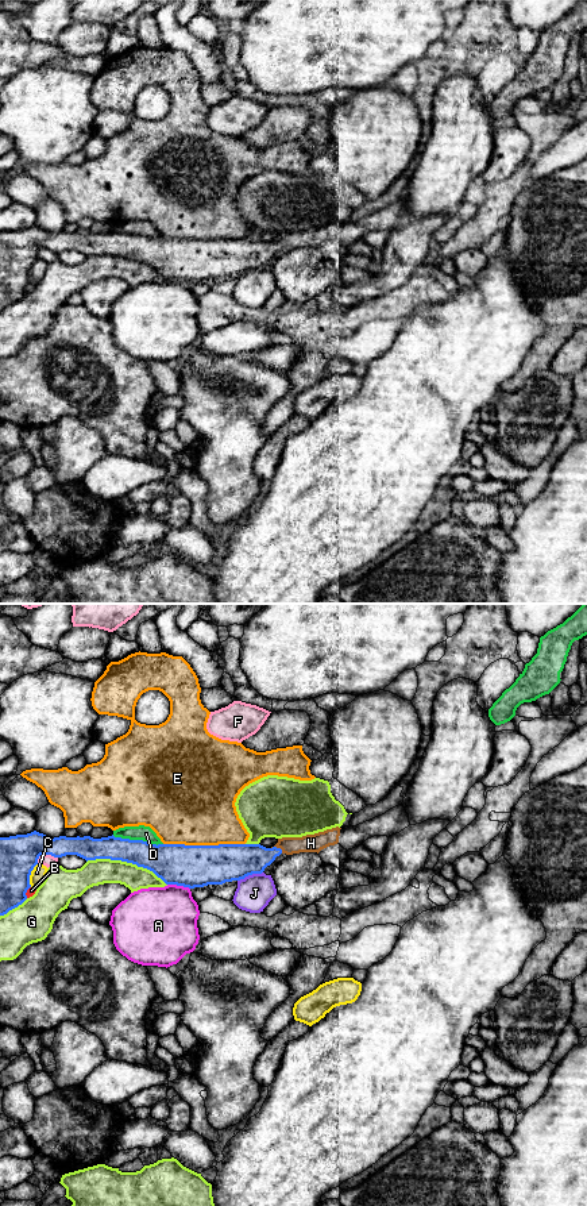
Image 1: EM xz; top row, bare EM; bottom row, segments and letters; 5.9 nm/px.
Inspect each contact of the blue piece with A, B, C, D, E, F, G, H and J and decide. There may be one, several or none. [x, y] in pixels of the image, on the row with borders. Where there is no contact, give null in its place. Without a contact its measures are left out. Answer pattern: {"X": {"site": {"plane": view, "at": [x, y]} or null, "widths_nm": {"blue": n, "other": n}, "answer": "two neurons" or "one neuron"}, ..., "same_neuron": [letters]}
{"A": {"site": {"plane": "xz", "at": [178, 885]}, "widths_nm": {"blue": 260, "other": 440}, "answer": "two neurons"}, "B": {"site": {"plane": "xz", "at": [26, 892]}, "widths_nm": {"blue": 220, "other": 50}, "answer": "two neurons"}, "C": {"site": {"plane": "xz", "at": [30, 874]}, "widths_nm": {"blue": 220, "other": 90}, "answer": "two neurons"}, "D": {"site": {"plane": "xz", "at": [138, 840]}, "widths_nm": {"blue": 240, "other": 90}, "answer": "two neurons"}, "E": {"site": {"plane": "xz", "at": [204, 846]}, "widths_nm": {"blue": 260, "other": 480}, "answer": "two neurons"}, "F": {"site": {"plane": "xz", "at": [45, 854]}, "widths_nm": {"blue": 220, "other": 70}, "answer": "two neurons"}, "G": {"site": {"plane": "xz", "at": [127, 862]}, "widths_nm": {"blue": 220, "other": 160}, "answer": "two neurons"}, "H": {"site": {"plane": "xz", "at": [278, 848]}, "widths_nm": {"blue": 200, "other": 110}, "answer": "one neuron"}, "J": {"site": {"plane": "xz", "at": [250, 874]}, "widths_nm": {"blue": 240, "other": 200}, "answer": "two neurons"}, "same_neuron": ["H"]}

